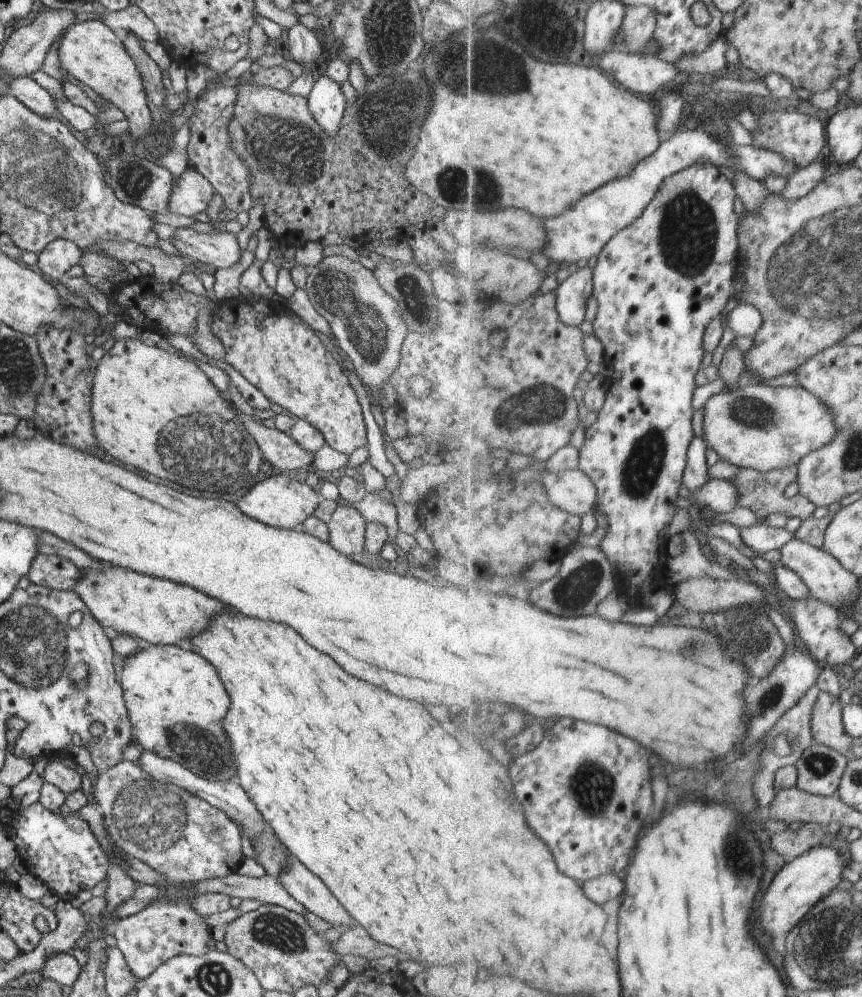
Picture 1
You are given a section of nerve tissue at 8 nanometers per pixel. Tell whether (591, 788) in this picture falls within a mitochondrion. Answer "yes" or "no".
yes

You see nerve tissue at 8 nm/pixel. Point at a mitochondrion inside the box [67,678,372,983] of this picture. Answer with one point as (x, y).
(151, 821)

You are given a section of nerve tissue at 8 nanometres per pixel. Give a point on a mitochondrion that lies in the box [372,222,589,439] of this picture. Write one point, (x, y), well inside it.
(538, 403)

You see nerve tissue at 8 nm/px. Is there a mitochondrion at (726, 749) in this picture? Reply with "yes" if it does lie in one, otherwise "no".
no

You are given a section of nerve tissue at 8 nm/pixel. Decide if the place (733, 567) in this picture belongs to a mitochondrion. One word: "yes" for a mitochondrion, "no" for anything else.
no

